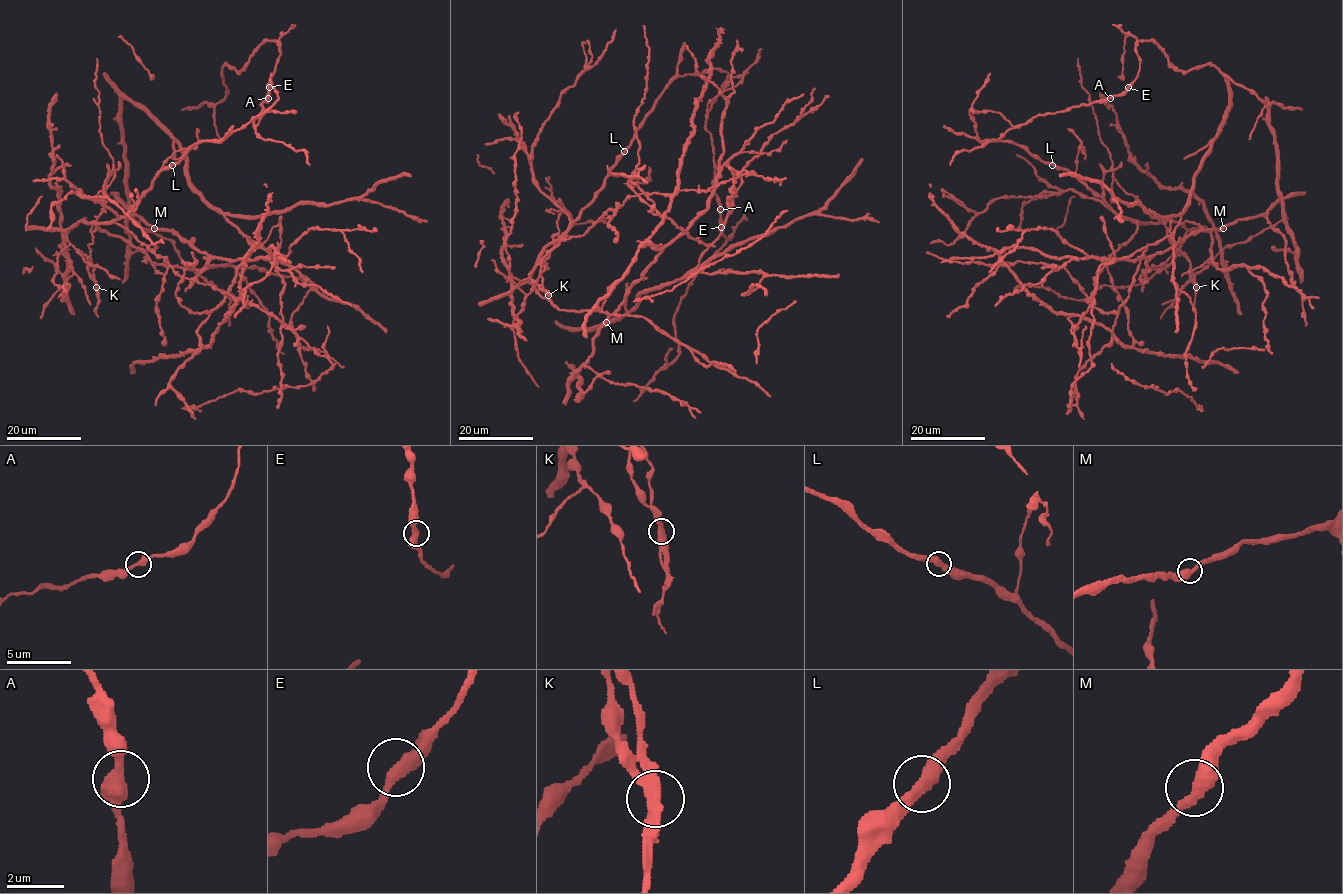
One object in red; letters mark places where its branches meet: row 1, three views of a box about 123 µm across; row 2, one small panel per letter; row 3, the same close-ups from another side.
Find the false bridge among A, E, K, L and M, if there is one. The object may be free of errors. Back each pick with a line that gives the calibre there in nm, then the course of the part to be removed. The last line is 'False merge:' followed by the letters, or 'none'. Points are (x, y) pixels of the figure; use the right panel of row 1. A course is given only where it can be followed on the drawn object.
K: 420 nm | (1196, 287), (1190, 261), (1170, 242), (1165, 225), (1116, 181), (1089, 94), (1082, 86), (1077, 58)
False merge: K

